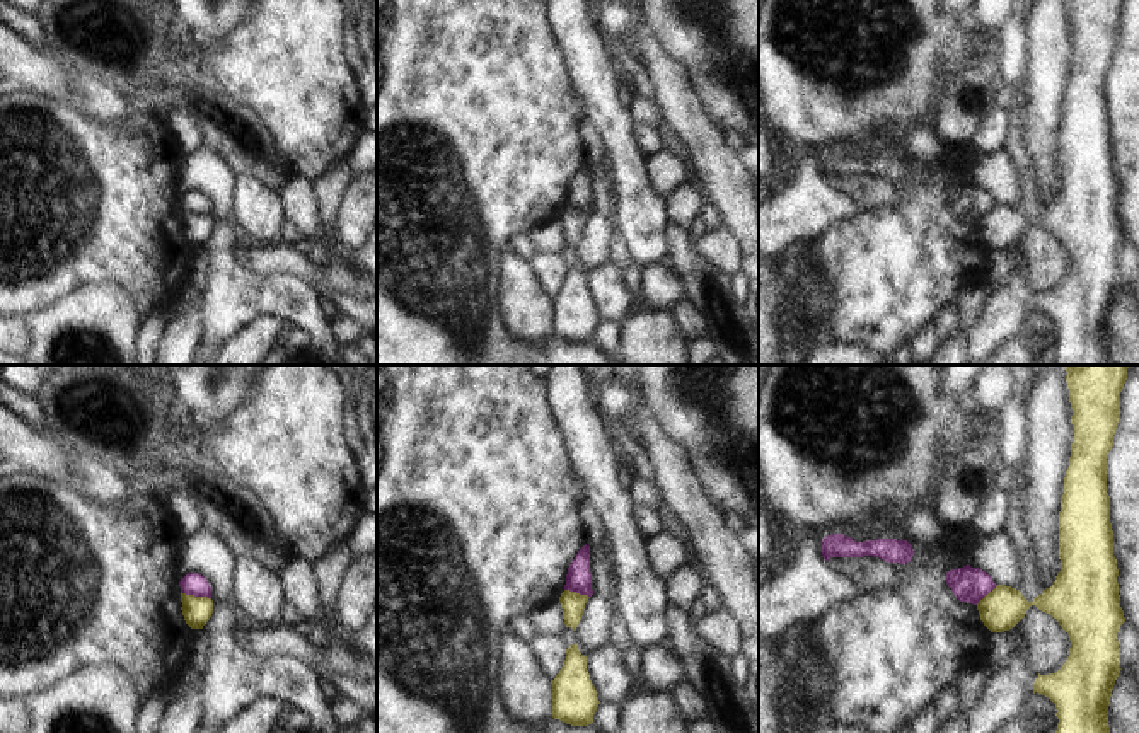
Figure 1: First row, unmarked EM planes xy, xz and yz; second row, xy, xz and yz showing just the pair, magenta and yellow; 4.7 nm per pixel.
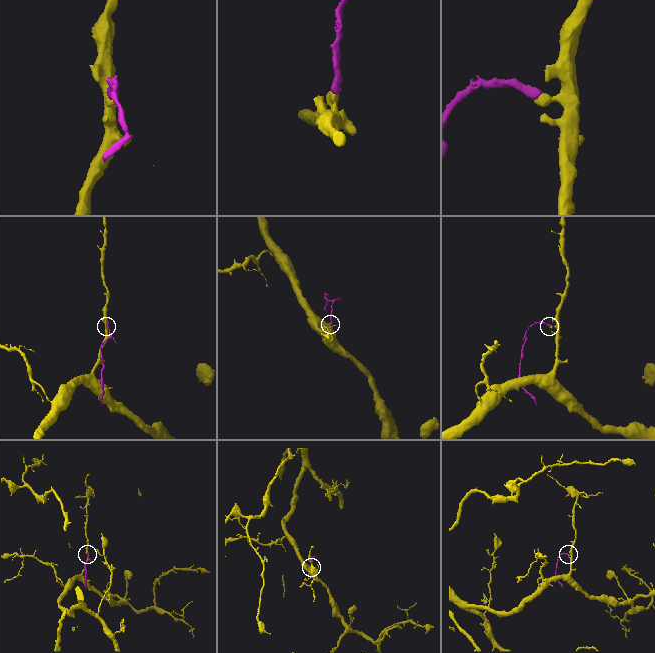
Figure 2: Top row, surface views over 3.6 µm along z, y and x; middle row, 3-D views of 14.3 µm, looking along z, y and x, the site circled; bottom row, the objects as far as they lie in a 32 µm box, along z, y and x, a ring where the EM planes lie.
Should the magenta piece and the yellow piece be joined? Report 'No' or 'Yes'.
No

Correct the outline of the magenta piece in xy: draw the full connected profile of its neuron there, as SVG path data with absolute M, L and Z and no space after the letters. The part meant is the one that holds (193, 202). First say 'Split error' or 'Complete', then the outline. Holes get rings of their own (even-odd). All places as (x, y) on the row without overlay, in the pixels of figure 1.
Complete. M188 191L179 199L179 205L181 205L181 211L211 216L211 205L208 198L198 191Z

